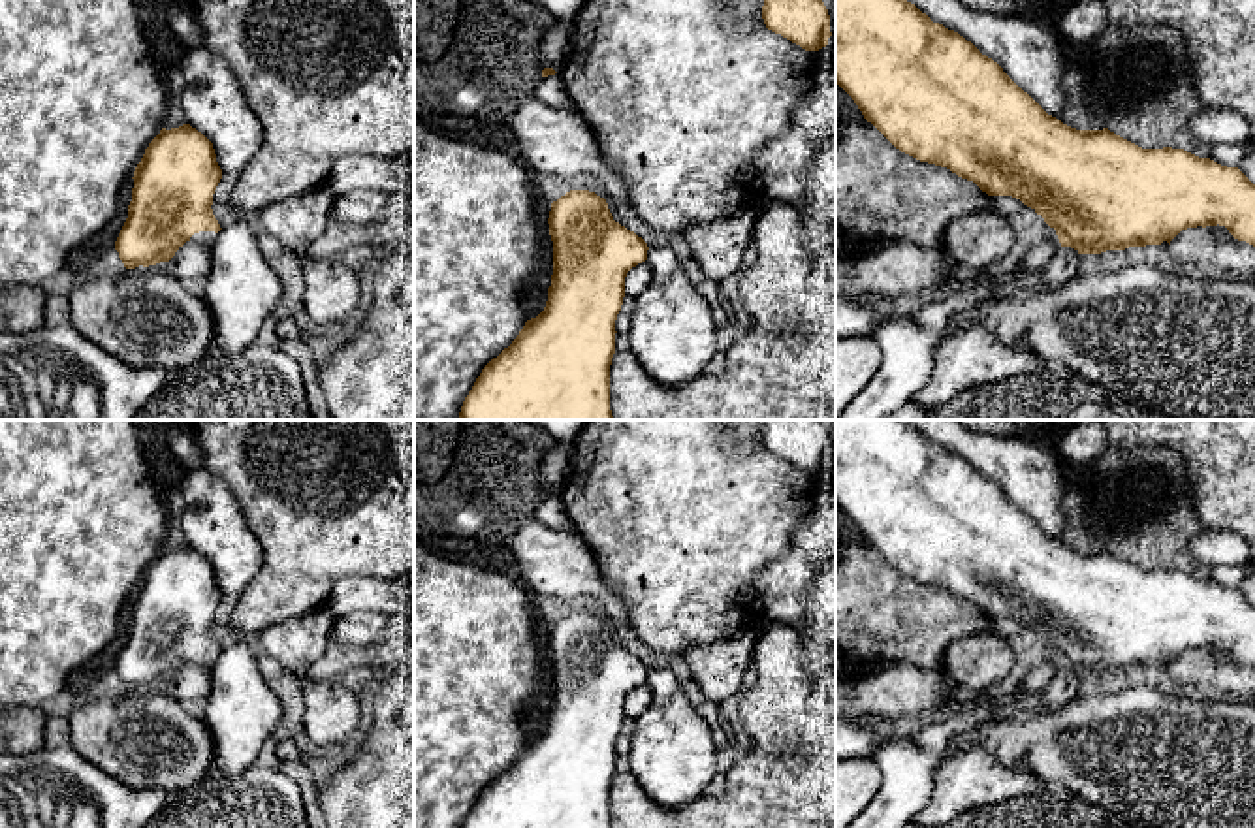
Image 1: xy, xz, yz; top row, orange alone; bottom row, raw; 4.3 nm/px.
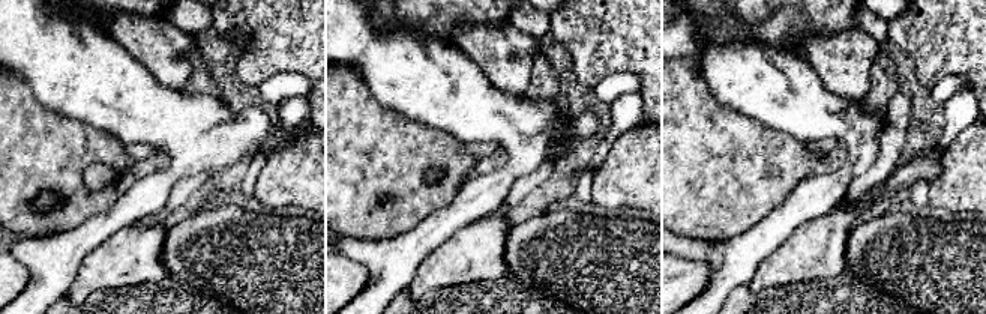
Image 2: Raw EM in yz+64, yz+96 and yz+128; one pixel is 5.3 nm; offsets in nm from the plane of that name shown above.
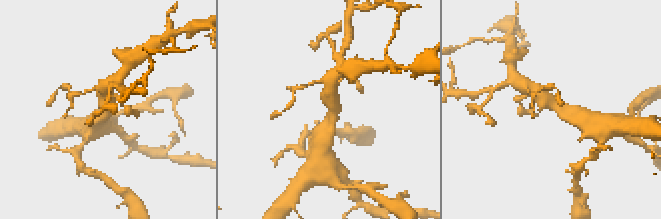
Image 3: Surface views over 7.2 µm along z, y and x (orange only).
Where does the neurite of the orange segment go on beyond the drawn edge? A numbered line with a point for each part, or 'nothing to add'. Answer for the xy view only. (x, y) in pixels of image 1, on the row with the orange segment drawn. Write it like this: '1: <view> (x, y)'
1: xy (206, 239)

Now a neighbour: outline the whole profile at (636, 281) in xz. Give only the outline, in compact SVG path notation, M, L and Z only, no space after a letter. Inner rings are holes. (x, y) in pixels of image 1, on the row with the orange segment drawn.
M647 262L632 267L625 277L625 294L630 297L638 297L651 282L651 269Z

